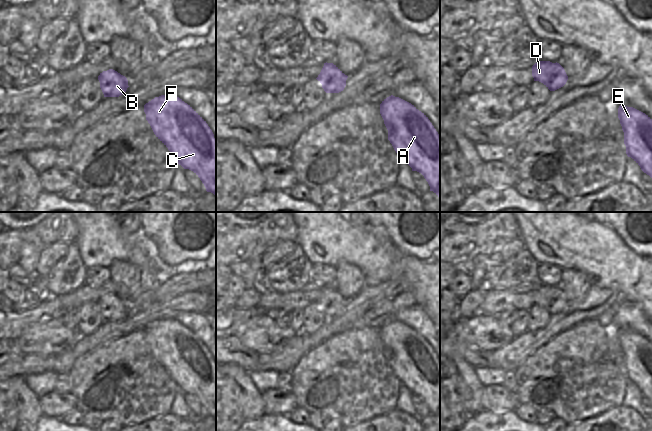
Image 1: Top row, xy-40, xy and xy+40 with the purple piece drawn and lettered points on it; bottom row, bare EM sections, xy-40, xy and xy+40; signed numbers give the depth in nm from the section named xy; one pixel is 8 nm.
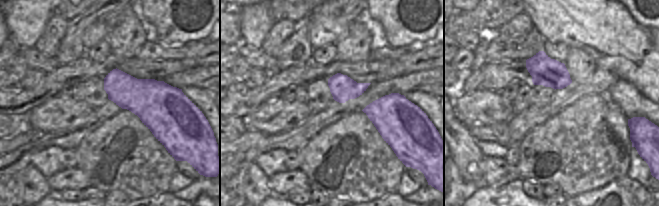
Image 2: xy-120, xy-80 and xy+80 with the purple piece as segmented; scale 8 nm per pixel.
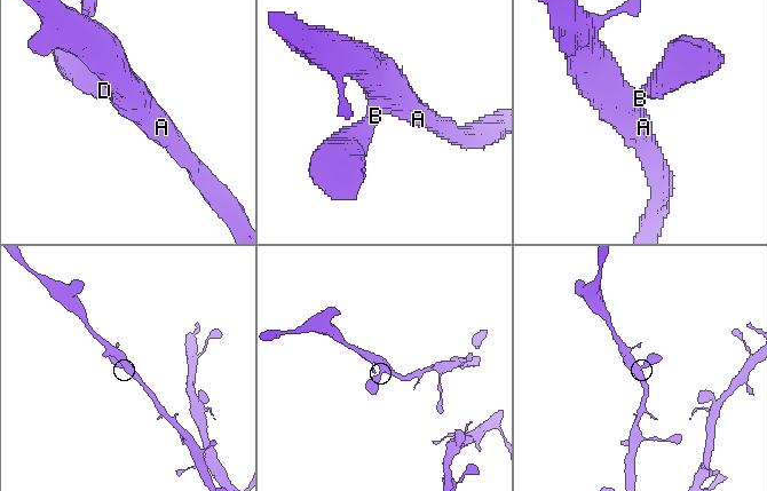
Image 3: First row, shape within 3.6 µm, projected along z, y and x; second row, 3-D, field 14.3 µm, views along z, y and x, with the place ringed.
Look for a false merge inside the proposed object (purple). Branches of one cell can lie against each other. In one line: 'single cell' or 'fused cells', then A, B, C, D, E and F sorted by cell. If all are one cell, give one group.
single cell; A B C D E F

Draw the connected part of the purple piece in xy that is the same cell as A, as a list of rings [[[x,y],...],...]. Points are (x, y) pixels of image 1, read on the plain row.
[[[393,319],[382,325],[380,338],[388,354],[388,364],[400,383],[407,387],[412,392],[412,395],[421,397],[428,406],[430,415],[433,415],[440,422],[440,359],[428,341],[411,327]]]

